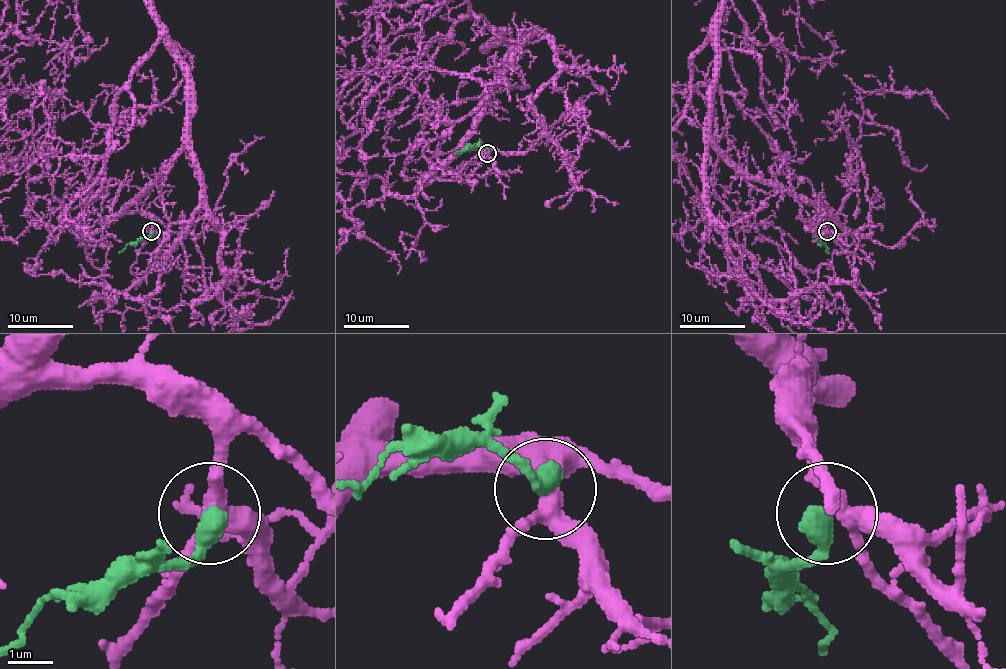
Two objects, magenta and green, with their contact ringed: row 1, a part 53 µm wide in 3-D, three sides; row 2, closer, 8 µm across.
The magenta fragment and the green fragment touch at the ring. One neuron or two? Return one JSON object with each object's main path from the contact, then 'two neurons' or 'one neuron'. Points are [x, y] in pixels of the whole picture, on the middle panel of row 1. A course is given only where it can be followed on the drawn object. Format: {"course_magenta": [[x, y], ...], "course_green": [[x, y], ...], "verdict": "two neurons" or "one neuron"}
{"course_green": [[487, 153], [479, 147], [455, 155]], "verdict": "two neurons"}

